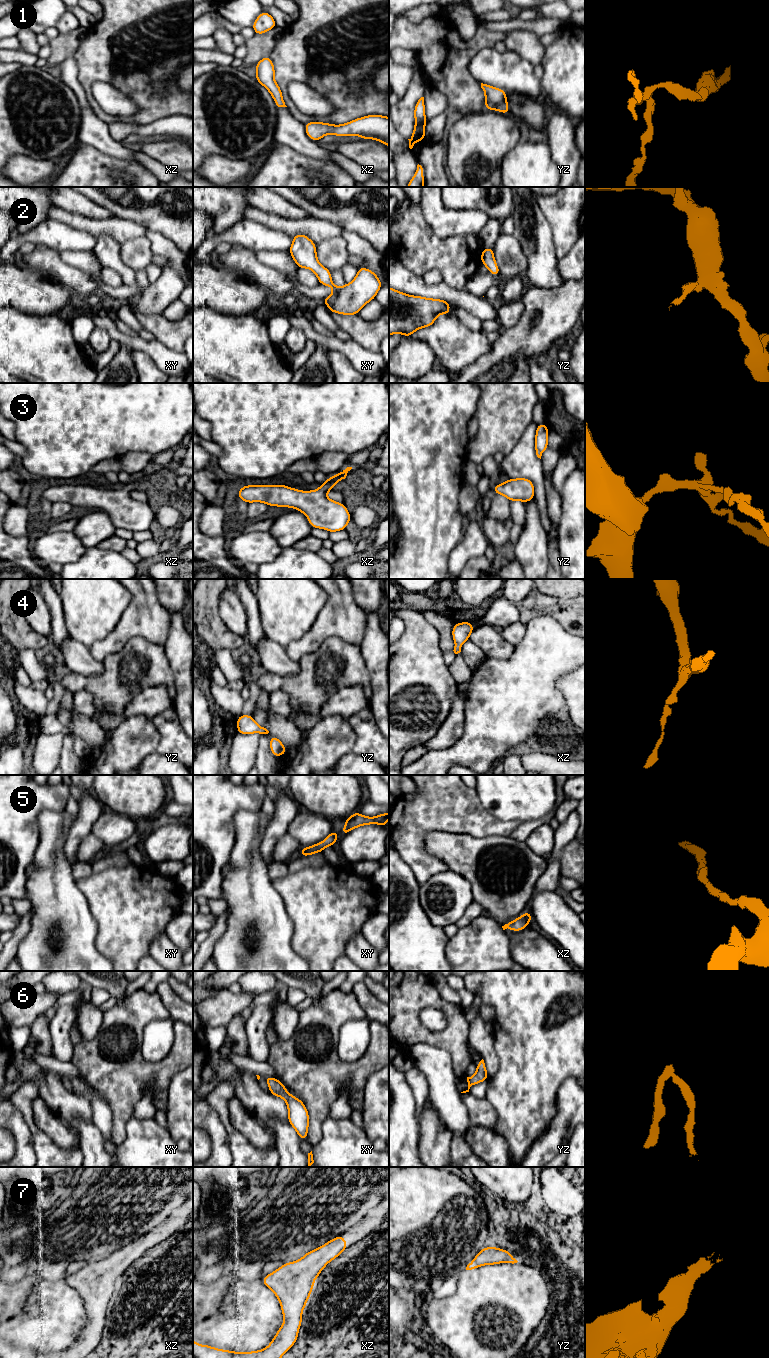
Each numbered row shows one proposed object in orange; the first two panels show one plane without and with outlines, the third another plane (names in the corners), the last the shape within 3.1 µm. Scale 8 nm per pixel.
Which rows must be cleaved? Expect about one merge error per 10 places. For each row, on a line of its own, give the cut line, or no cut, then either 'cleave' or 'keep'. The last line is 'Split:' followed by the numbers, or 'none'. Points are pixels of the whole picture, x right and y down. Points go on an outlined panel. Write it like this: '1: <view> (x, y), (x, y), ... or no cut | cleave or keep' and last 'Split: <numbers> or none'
1: no cut | keep
2: no cut | keep
3: no cut | keep
4: no cut | keep
5: no cut | keep
6: no cut | keep
7: no cut | keep
Split: none

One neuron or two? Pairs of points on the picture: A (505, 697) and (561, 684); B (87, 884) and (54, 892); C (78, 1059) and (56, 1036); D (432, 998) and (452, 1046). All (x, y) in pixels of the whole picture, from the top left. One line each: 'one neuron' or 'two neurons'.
A: two neurons
B: two neurons
C: two neurons
D: one neuron

